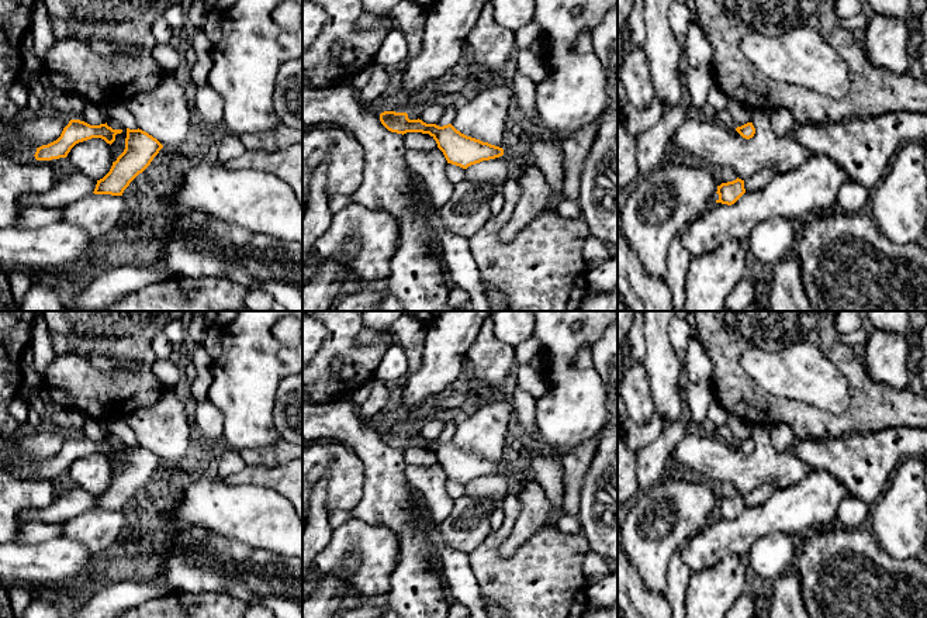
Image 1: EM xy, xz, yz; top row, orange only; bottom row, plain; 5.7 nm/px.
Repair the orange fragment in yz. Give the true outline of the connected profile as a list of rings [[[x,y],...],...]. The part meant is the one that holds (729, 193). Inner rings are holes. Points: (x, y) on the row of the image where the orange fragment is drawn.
[[[737,177],[733,182],[722,183],[716,193],[719,194],[716,203],[731,206],[746,193],[744,180]]]

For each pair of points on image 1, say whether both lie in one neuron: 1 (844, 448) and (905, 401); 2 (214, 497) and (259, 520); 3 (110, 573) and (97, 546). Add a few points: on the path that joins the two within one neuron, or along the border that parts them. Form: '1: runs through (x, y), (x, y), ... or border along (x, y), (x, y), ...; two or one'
1: border along (898, 427), (879, 431), (853, 431), (833, 438); two
2: runs through (225, 508), (248, 514); one
3: border along (94, 555), (101, 556); two

